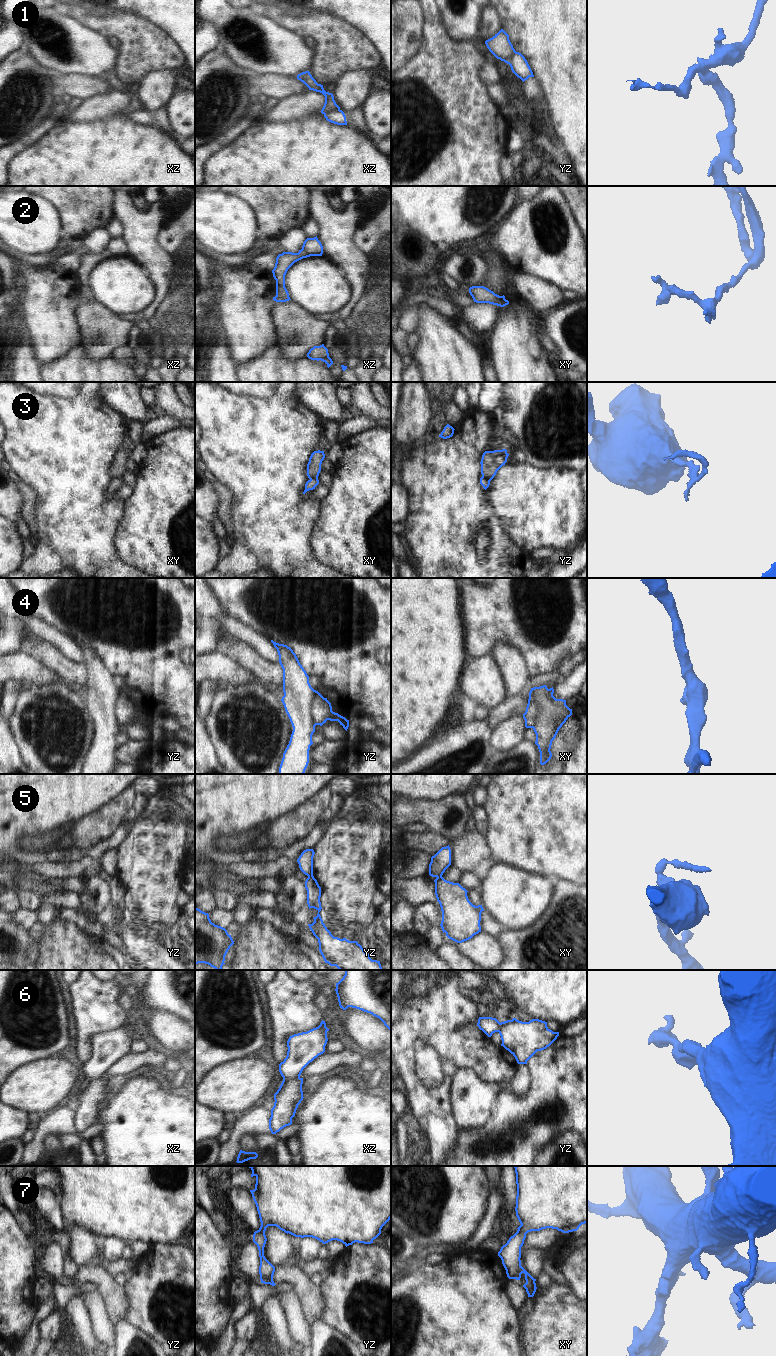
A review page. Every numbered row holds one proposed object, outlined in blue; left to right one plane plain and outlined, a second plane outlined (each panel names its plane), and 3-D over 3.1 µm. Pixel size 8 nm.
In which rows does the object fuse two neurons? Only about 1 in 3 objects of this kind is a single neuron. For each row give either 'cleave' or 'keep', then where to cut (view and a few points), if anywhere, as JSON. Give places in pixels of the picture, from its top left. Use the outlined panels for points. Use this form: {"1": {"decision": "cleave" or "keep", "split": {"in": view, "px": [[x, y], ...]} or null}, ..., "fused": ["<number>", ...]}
{"1": {"decision": "cleave", "split": {"in": "xz", "px": [[339, 109], [324, 114]]}}, "2": {"decision": "keep", "split": null}, "3": {"decision": "cleave", "split": {"in": "xy", "px": [[317, 477], [310, 479]]}}, "4": {"decision": "cleave", "split": {"in": "yz", "px": [[316, 691], [311, 705], [311, 718], [314, 725]]}}, "5": {"decision": "cleave", "split": {"in": "yz", "px": [[312, 874], [308, 877]]}}, "6": {"decision": "keep", "split": null}, "7": {"decision": "keep", "split": null}, "fused": ["1", "3", "4", "5"]}

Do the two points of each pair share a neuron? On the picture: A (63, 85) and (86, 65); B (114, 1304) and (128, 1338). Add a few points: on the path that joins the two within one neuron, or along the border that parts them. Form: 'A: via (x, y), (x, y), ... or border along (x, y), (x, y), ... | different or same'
A: border along (53, 73), (61, 75), (85, 74), (99, 77) | different
B: border along (124, 1318), (121, 1318), (115, 1325) | different

